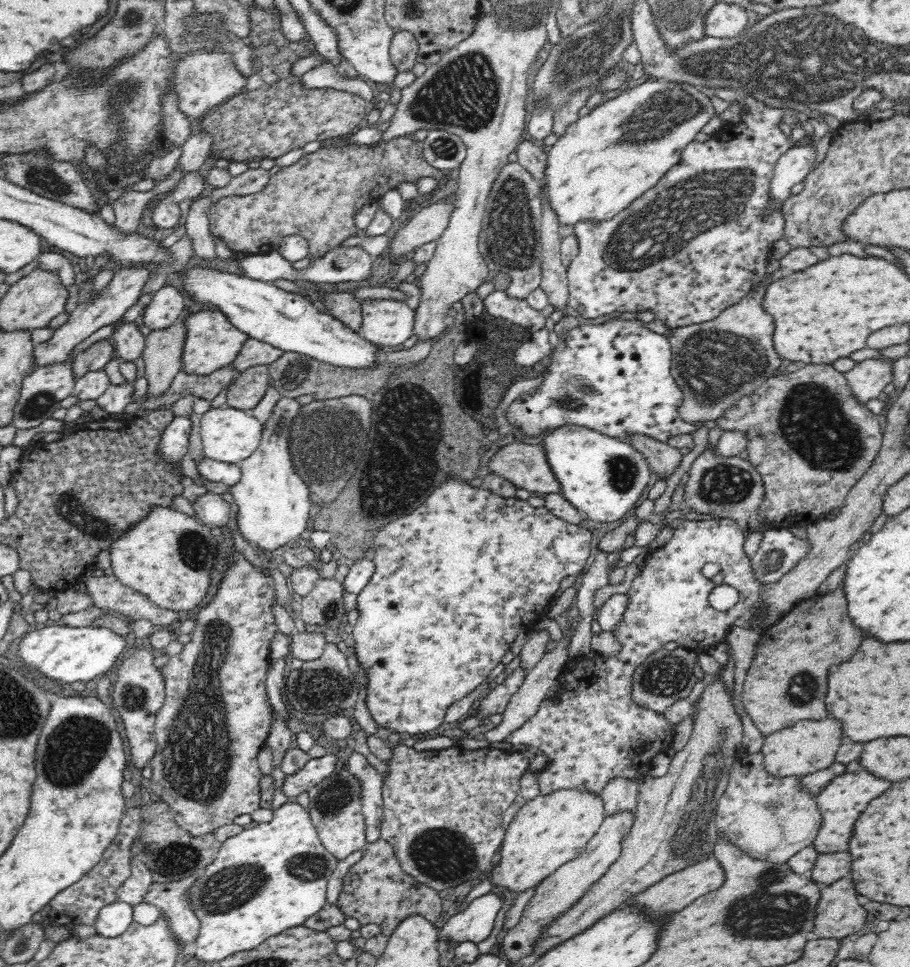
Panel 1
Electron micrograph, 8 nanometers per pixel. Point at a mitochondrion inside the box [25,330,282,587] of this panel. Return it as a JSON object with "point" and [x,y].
{"point":[93,526]}

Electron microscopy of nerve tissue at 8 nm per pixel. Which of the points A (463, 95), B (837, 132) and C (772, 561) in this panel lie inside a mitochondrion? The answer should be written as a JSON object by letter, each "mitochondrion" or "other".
{"A":"mitochondrion","B":"other","C":"mitochondrion"}

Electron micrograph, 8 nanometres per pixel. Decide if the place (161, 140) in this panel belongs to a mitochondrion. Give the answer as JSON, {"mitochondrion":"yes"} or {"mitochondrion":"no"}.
{"mitochondrion":"no"}

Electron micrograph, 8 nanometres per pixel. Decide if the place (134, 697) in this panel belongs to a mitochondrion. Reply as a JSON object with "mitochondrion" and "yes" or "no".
{"mitochondrion":"yes"}

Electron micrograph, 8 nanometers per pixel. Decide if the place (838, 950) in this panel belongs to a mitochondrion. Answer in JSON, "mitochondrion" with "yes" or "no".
{"mitochondrion":"no"}

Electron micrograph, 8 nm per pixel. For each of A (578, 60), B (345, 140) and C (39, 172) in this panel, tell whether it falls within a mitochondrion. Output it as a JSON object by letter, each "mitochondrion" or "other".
{"A":"mitochondrion","B":"other","C":"mitochondrion"}

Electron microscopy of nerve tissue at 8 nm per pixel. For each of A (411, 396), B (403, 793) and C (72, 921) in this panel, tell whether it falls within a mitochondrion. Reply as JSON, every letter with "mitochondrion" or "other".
{"A":"mitochondrion","B":"other","C":"other"}

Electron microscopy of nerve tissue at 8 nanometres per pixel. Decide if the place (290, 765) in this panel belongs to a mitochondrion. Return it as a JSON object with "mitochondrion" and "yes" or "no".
{"mitochondrion":"no"}

